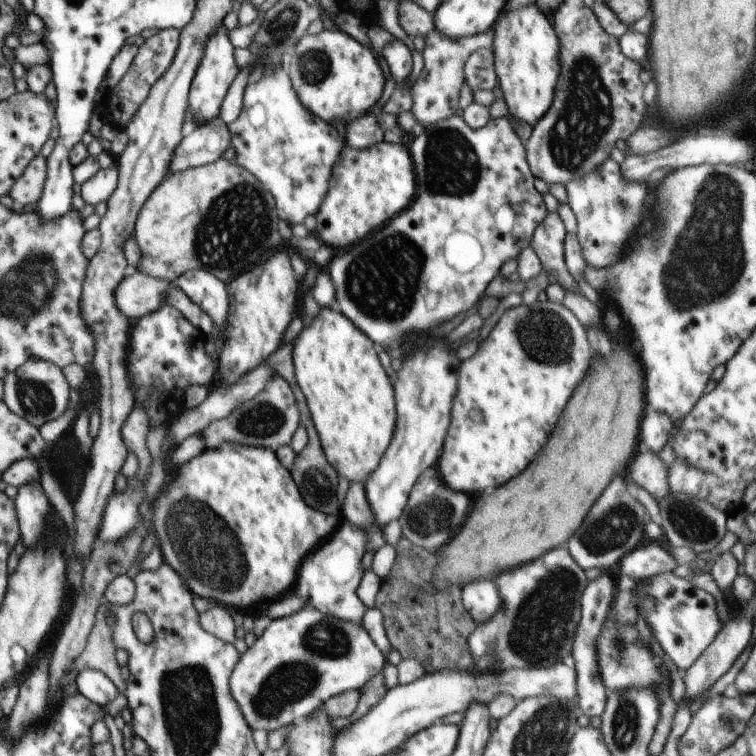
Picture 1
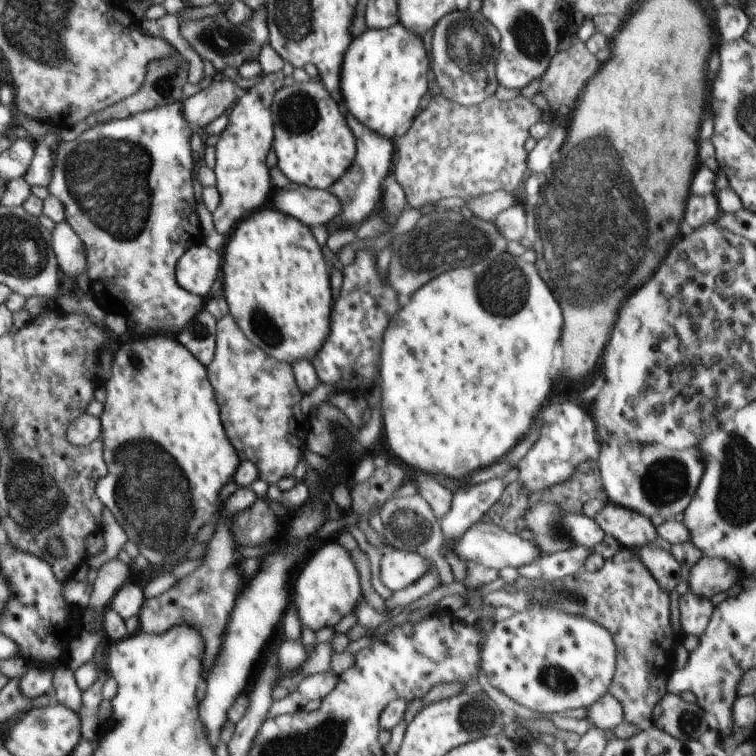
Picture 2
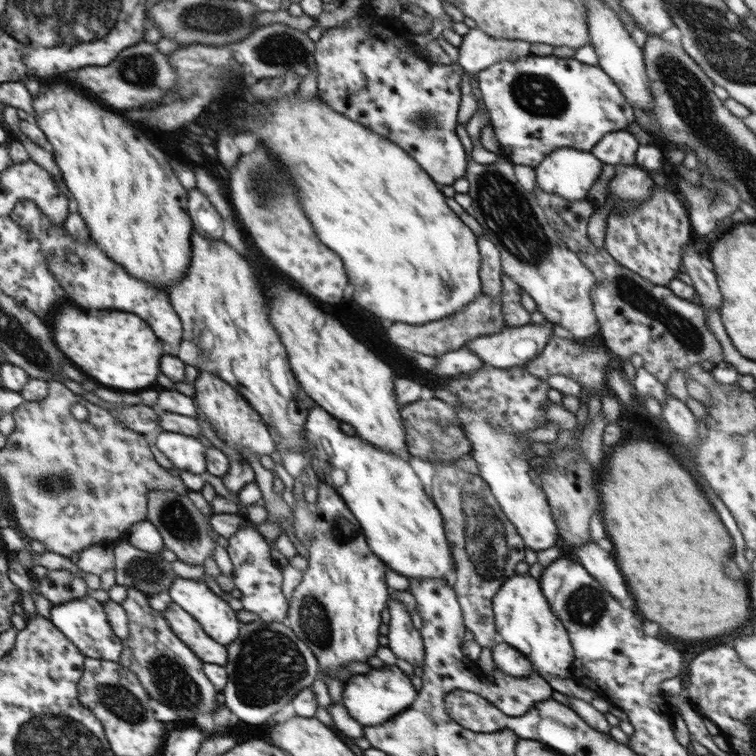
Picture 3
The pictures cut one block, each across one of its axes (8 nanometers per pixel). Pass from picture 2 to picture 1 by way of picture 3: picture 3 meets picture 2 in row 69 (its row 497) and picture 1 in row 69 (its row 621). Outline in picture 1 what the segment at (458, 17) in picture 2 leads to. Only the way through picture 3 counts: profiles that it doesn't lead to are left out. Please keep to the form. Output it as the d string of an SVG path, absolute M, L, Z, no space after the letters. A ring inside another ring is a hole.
M479 48L475 50L464 65L466 84L474 90L494 90L498 84L495 71L493 49Z

